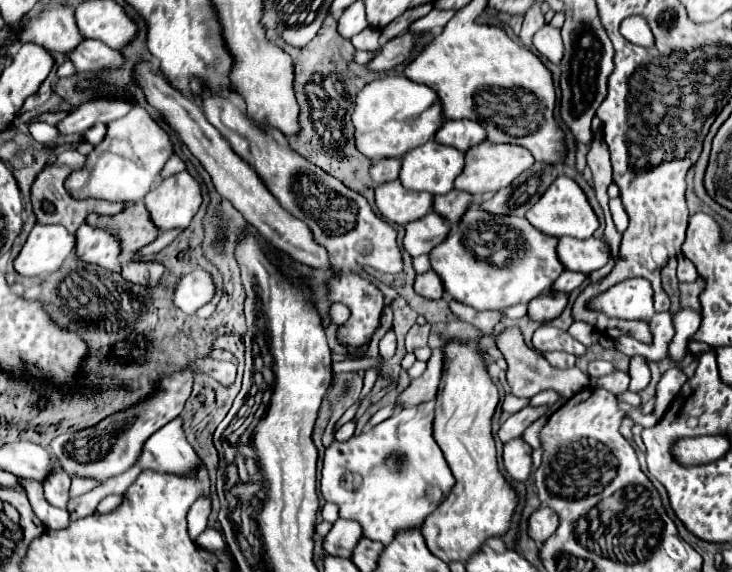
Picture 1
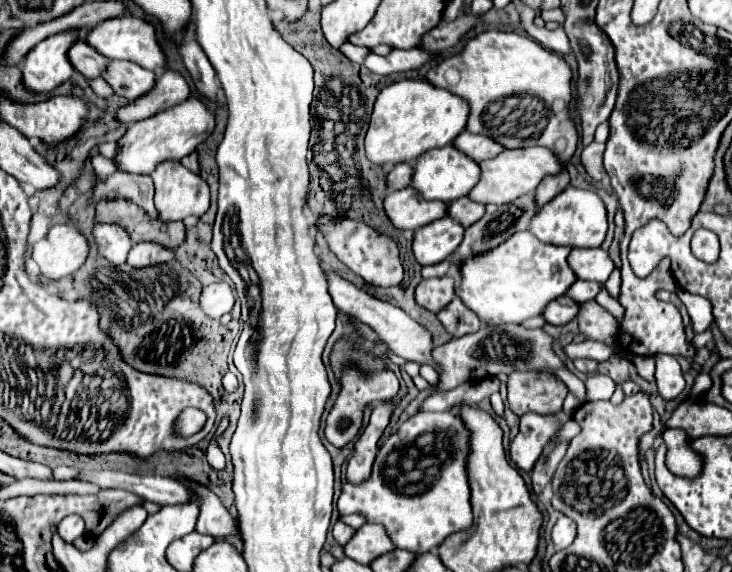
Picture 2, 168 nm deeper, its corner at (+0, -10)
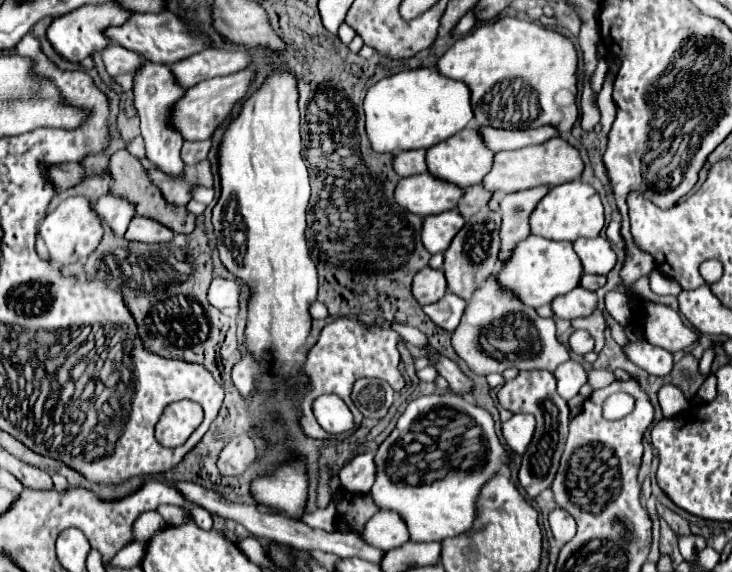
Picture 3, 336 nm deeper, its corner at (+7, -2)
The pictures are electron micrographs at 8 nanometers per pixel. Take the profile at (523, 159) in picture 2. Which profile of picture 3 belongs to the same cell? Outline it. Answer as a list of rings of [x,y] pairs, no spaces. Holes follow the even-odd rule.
[[[554,136],[552,140],[546,140],[546,144],[534,144],[534,146],[524,146],[520,150],[512,152],[496,152],[494,154],[494,164],[492,170],[484,176],[482,184],[490,192],[516,192],[516,190],[526,190],[534,186],[558,186],[564,182],[572,182],[580,178],[582,174],[582,160],[576,148],[572,148],[566,140],[560,136]]]

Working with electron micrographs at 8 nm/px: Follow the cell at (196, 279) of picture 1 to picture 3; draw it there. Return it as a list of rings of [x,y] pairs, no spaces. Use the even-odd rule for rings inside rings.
[[[214,278],[208,288],[208,302],[214,308],[226,308],[226,306],[238,306],[238,284],[234,280]]]

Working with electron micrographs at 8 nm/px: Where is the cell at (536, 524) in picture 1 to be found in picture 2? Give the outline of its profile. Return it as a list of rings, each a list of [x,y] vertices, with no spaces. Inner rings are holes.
[[[561,516],[561,518],[557,520],[551,536],[553,536],[555,548],[557,548],[557,550],[563,550],[563,548],[567,548],[567,546],[575,540],[575,536],[577,536],[577,524],[575,524],[571,518]]]

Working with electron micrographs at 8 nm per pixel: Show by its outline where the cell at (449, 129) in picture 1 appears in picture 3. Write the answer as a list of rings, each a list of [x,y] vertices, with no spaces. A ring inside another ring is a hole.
[[[542,126],[536,130],[496,130],[496,128],[478,128],[478,136],[484,140],[486,148],[492,152],[500,150],[518,150],[530,144],[542,144],[552,136],[558,136],[556,128]]]

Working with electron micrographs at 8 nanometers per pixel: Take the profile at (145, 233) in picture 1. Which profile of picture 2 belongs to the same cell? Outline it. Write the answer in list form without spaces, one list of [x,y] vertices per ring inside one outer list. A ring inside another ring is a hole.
[[[99,200],[97,204],[97,222],[99,224],[123,224],[133,242],[151,240],[159,242],[165,248],[177,248],[185,240],[183,222],[163,222],[147,216],[131,200]]]

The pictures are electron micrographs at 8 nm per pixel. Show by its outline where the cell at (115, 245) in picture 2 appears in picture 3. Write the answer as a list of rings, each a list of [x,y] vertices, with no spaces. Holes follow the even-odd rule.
[[[106,194],[102,196],[94,210],[98,212],[98,216],[112,228],[112,232],[116,236],[124,236],[126,234],[126,228],[130,224],[130,220],[134,218],[134,208],[130,202],[122,200],[122,198],[116,198],[112,194]]]

